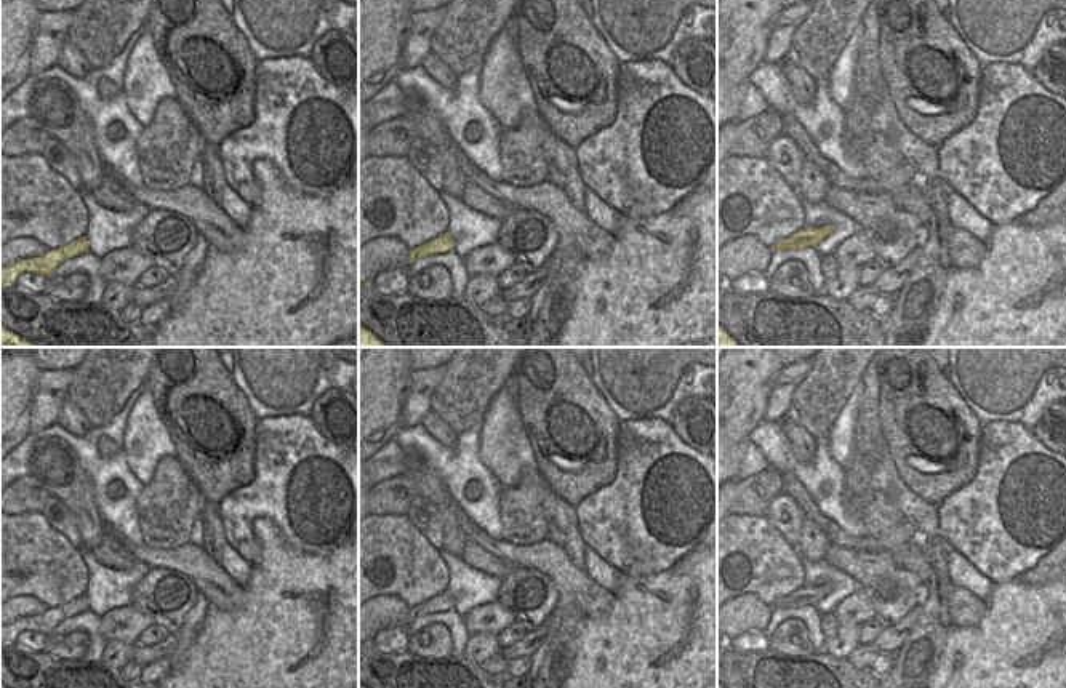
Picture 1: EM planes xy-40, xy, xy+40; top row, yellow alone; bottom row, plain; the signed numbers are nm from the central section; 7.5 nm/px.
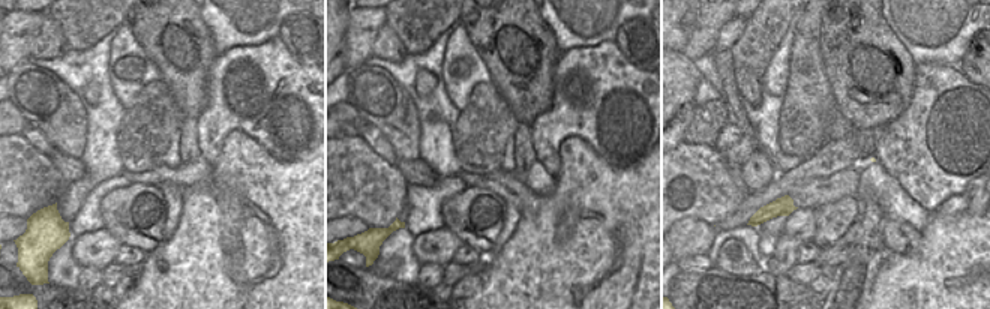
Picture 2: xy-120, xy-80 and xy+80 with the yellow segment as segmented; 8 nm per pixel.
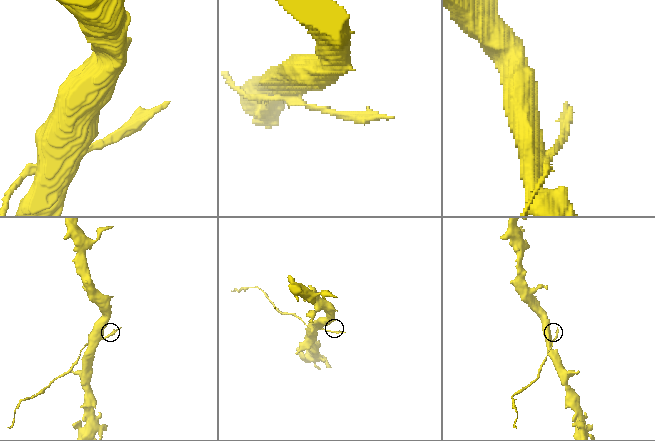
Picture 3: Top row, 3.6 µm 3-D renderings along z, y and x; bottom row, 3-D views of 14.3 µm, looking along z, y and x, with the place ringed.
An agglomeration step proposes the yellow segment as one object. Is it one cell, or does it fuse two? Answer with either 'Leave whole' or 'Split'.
Leave whole

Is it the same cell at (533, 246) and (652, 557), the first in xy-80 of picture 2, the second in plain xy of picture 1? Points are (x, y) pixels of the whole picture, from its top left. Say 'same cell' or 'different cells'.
different cells

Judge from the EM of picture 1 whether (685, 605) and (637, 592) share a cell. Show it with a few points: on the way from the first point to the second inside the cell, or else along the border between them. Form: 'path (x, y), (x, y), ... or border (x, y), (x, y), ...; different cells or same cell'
path (674, 605), (649, 604); same cell

